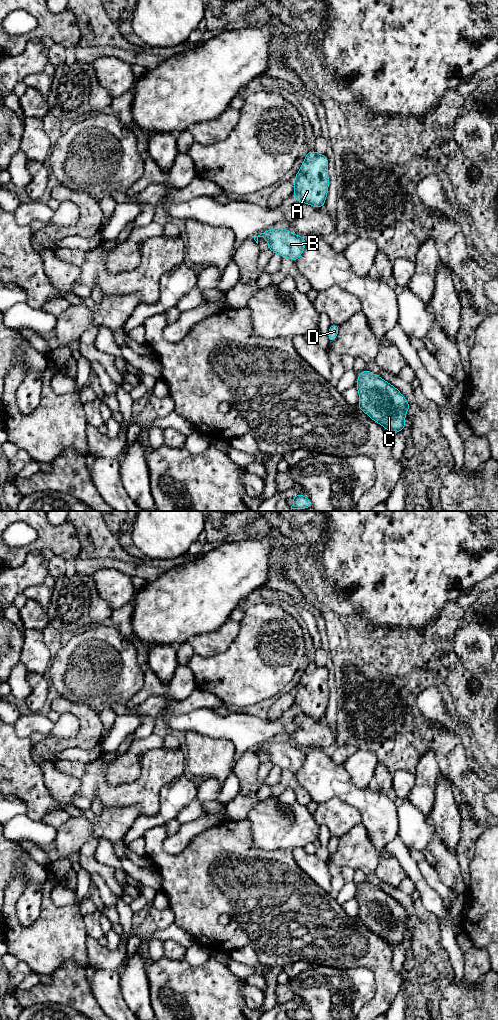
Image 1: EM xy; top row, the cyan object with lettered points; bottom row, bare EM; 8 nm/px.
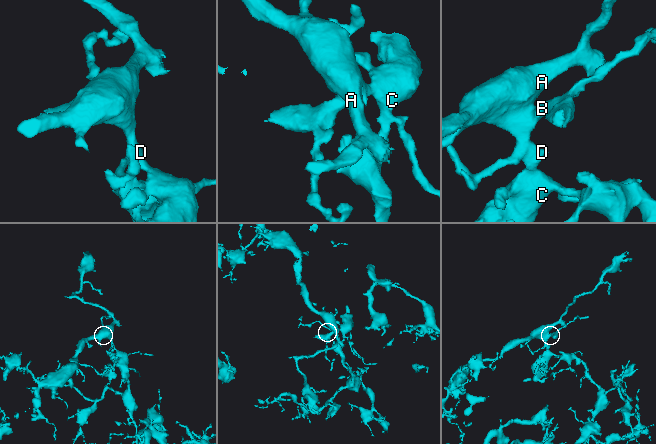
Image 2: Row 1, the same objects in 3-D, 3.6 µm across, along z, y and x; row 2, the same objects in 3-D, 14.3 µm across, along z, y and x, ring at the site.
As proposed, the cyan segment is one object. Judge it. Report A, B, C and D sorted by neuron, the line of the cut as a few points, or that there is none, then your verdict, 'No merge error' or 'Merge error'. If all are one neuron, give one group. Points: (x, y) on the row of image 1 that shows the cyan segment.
Groups: A B C D. No split. No merge error

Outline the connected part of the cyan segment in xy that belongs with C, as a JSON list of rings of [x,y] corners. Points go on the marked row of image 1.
[[[358,373],[358,408],[392,435],[405,429],[406,412],[412,409],[401,392],[375,373]]]

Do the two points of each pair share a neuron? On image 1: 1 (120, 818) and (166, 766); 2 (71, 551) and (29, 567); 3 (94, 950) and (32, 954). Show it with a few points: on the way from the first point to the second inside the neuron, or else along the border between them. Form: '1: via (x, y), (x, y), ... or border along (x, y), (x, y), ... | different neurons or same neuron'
1: border along (107, 809), (137, 807), (141, 814) | different neurons
2: border along (40, 549), (31, 551), (21, 564) | different neurons
3: border along (86, 937), (86, 952), (89, 965) | different neurons

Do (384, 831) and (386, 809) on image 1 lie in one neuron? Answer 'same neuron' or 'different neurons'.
same neuron

